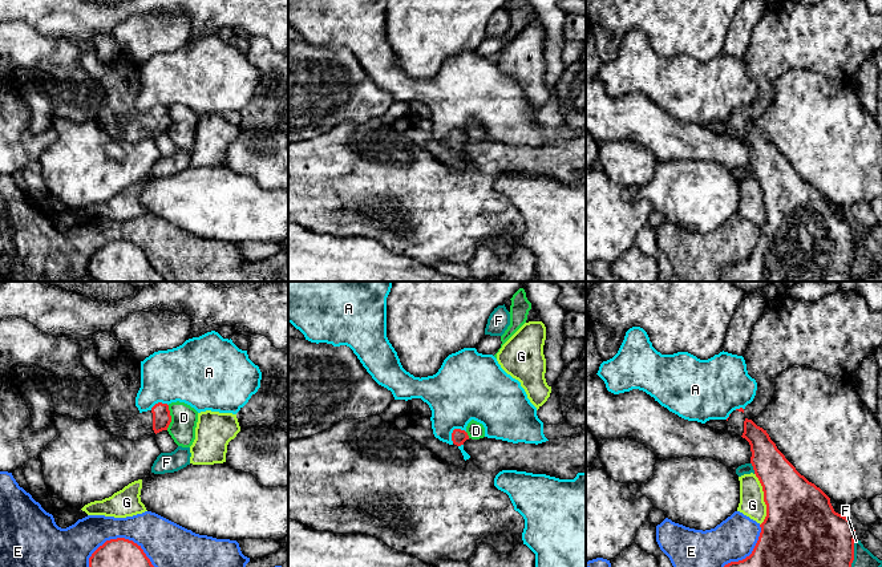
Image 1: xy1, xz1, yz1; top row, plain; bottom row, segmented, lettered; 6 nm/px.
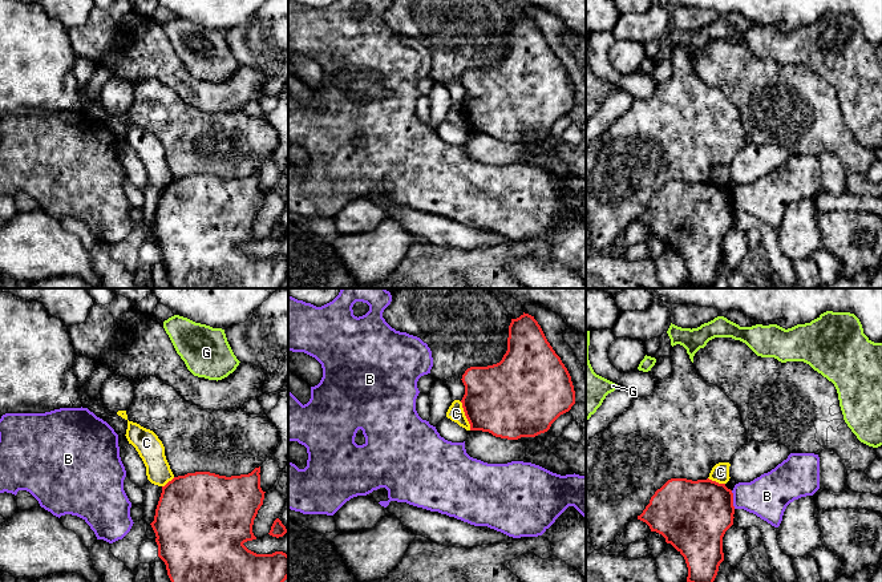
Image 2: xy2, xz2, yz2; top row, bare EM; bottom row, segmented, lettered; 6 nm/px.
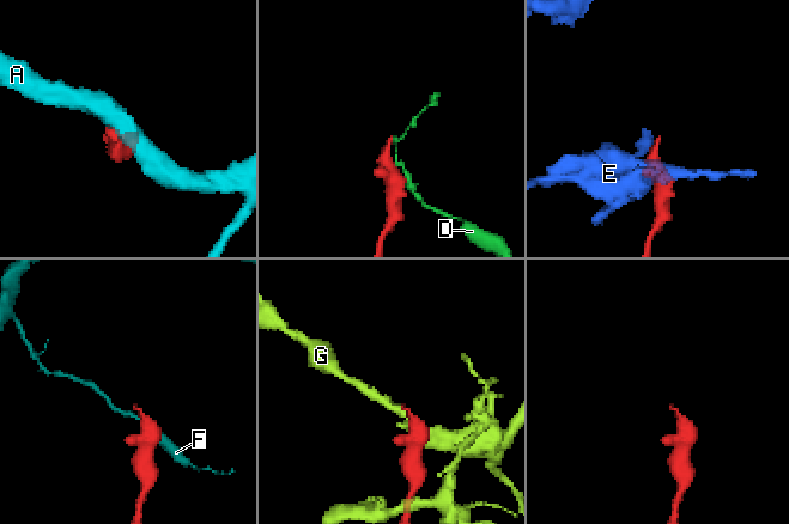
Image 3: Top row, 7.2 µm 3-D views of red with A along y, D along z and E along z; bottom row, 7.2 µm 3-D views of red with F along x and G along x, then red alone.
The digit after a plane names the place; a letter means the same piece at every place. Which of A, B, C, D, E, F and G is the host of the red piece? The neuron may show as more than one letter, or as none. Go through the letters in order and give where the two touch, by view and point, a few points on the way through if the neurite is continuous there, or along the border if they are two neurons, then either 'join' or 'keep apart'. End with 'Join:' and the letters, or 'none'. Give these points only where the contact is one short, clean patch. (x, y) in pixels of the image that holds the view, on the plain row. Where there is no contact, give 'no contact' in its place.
A: xz1 (453, 134) | along xz1 (464, 132), (453, 133), (452, 145) | keep apart
B: yz2 (732, 202) | along yz2 (731, 193), (735, 210) | keep apart
C: xz2 (465, 117) | along xz2 (460, 104), (470, 132) | keep apart
D: xy1 (170, 120) | along xy1 (169, 108), (170, 126), (166, 132) | keep apart
E: xy1 (128, 242) | keep apart
F: yz1 (853, 260) | keep apart
G: yz1 (764, 202) | keep apart
Join: none

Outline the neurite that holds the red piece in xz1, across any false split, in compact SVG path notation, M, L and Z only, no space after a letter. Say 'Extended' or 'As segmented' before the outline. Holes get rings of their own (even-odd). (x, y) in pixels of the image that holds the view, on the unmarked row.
Extended. M406 116L395 123L395 127L406 138L424 147L440 162L449 167L460 169L465 165L461 153L458 151L469 138L465 133L454 131L452 135L453 146L440 143L434 139L430 121Z

